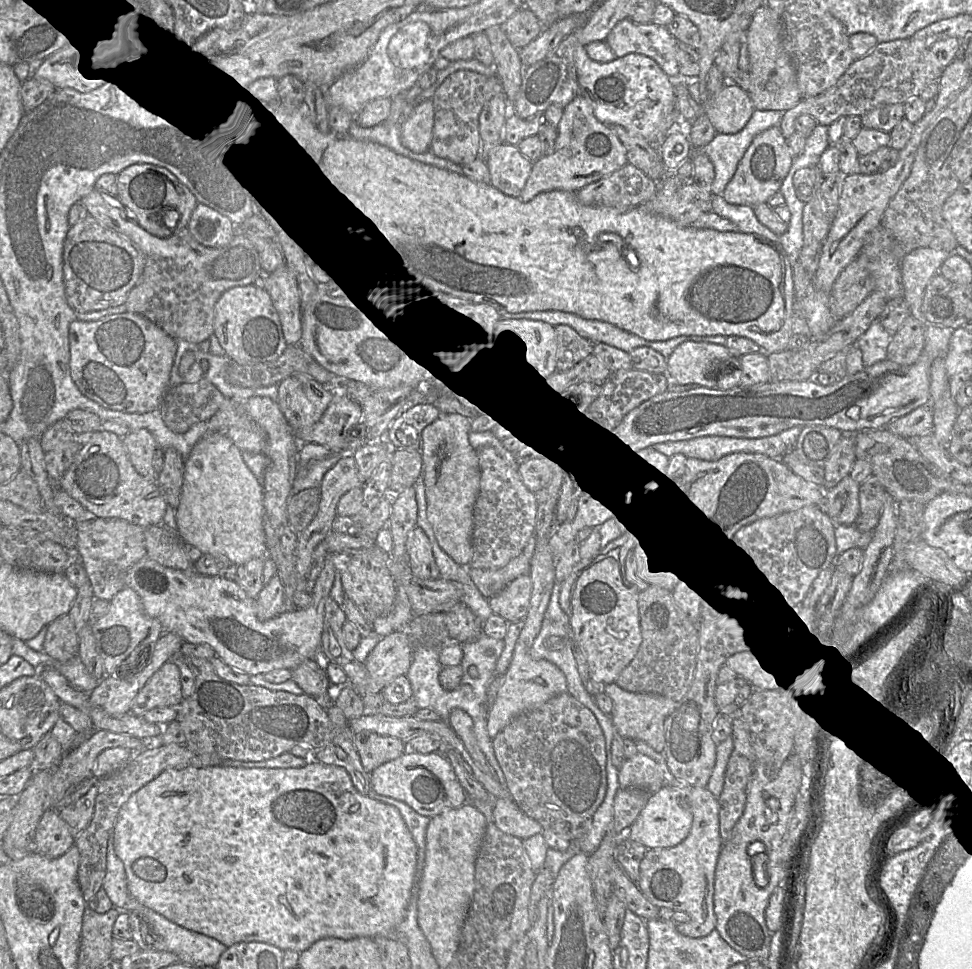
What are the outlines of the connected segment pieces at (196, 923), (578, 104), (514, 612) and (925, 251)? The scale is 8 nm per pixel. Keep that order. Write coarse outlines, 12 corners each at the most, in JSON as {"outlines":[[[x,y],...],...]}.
{"outlines":[[[343,767],[168,768],[137,901],[300,953],[394,935],[417,846]],[[578,94],[518,198],[576,193],[627,164]],[[524,574],[488,599],[508,623],[529,609],[531,577]],[[920,247],[901,259],[903,297],[925,330],[925,289],[949,255]]]}

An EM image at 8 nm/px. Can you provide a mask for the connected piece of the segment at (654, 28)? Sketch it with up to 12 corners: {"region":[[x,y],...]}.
{"region":[[624,19],[606,43],[618,58],[653,59],[671,79],[681,78],[678,40],[666,26]]}

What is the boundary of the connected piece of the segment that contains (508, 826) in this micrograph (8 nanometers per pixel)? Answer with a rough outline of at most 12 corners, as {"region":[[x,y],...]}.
{"region":[[512,798],[495,801],[499,830],[522,840],[544,831]]}

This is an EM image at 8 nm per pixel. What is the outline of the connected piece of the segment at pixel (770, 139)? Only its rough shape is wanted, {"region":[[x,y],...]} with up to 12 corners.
{"region":[[779,127],[755,136],[722,195],[767,203],[793,155]]}

